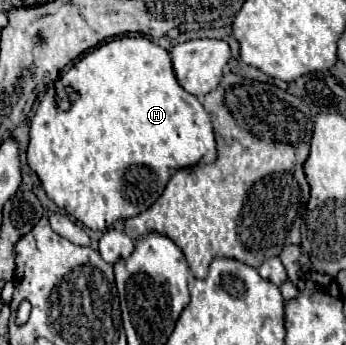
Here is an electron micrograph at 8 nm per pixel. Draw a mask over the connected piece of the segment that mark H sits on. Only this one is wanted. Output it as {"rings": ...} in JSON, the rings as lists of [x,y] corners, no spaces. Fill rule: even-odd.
{"rings":[[[137,35],[137,37],[117,37],[113,41],[107,41],[99,47],[95,47],[93,51],[89,51],[87,55],[83,55],[67,73],[63,73],[57,81],[55,81],[55,93],[49,99],[39,101],[39,107],[31,119],[29,125],[29,147],[27,147],[27,161],[31,171],[37,173],[37,177],[41,179],[41,185],[47,193],[47,197],[61,207],[63,211],[67,211],[67,215],[71,215],[73,219],[77,219],[79,223],[83,223],[85,227],[93,229],[93,231],[105,231],[109,227],[113,227],[113,223],[117,221],[125,221],[129,217],[135,217],[143,211],[147,211],[163,193],[169,177],[171,177],[171,165],[173,165],[173,173],[177,169],[183,167],[191,167],[197,165],[207,153],[213,153],[213,161],[217,159],[217,151],[215,151],[215,137],[213,137],[213,127],[211,127],[211,119],[207,115],[207,111],[203,109],[203,105],[199,103],[199,99],[191,93],[187,93],[175,79],[173,67],[171,67],[171,57],[165,49],[161,49],[159,45],[151,43],[147,37]]]}

